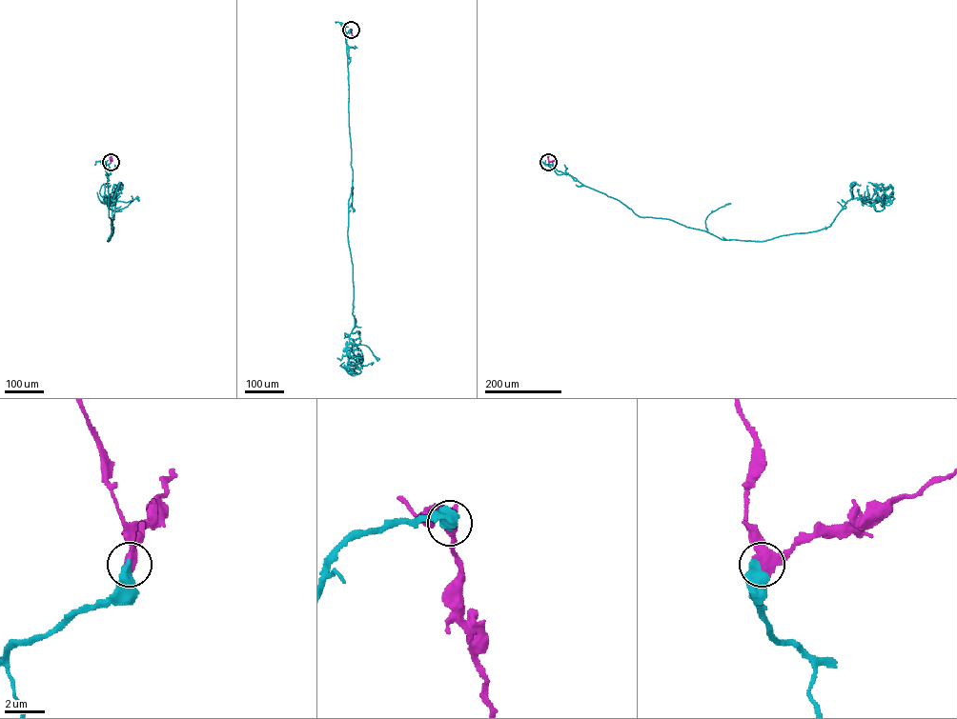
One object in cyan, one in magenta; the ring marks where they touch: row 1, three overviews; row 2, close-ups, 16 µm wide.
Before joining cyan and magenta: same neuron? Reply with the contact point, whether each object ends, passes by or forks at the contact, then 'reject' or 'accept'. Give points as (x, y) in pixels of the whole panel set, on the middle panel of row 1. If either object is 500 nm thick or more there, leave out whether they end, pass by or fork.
place (351, 29); accept

